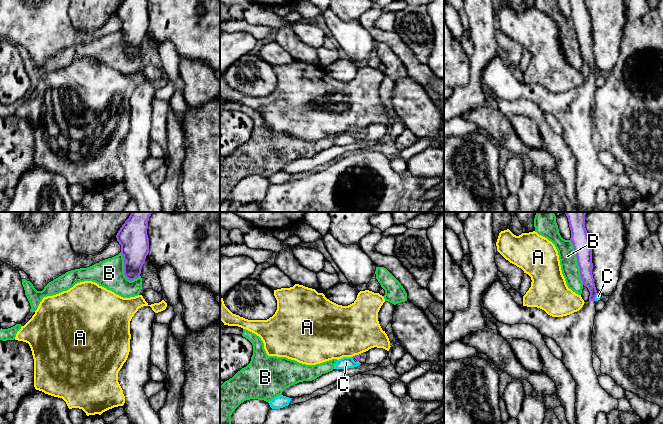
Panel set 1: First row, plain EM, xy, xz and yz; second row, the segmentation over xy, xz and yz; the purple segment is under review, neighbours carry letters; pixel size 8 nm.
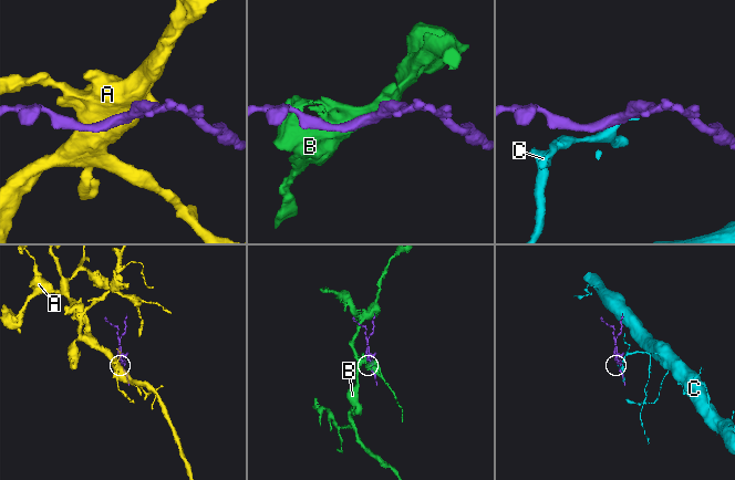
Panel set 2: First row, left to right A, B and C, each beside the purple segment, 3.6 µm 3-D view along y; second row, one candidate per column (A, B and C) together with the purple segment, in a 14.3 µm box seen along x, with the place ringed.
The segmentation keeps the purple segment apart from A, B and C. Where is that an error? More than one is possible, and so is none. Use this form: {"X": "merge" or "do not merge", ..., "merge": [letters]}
{"A": "do not merge", "B": "do not merge", "C": "do not merge", "merge": []}

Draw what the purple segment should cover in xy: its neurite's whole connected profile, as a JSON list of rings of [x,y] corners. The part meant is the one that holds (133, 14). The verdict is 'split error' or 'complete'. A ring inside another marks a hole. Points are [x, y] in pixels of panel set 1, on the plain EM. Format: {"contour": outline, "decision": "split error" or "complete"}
{"contour": [[[123,0],[116,11],[124,35],[124,51],[130,57],[140,52],[149,29],[147,5],[148,0]]], "decision": "complete"}

